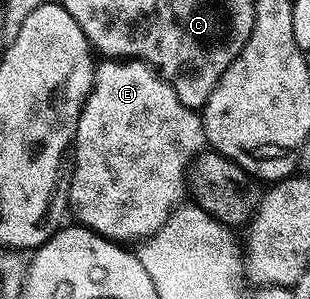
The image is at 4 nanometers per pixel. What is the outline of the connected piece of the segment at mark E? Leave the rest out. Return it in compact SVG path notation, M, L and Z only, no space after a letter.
M106 59L94 70L94 85L82 108L72 142L74 174L70 177L70 205L79 222L115 243L141 242L166 225L188 189L188 170L207 144L202 118L176 95L173 84L159 70L137 59Z

